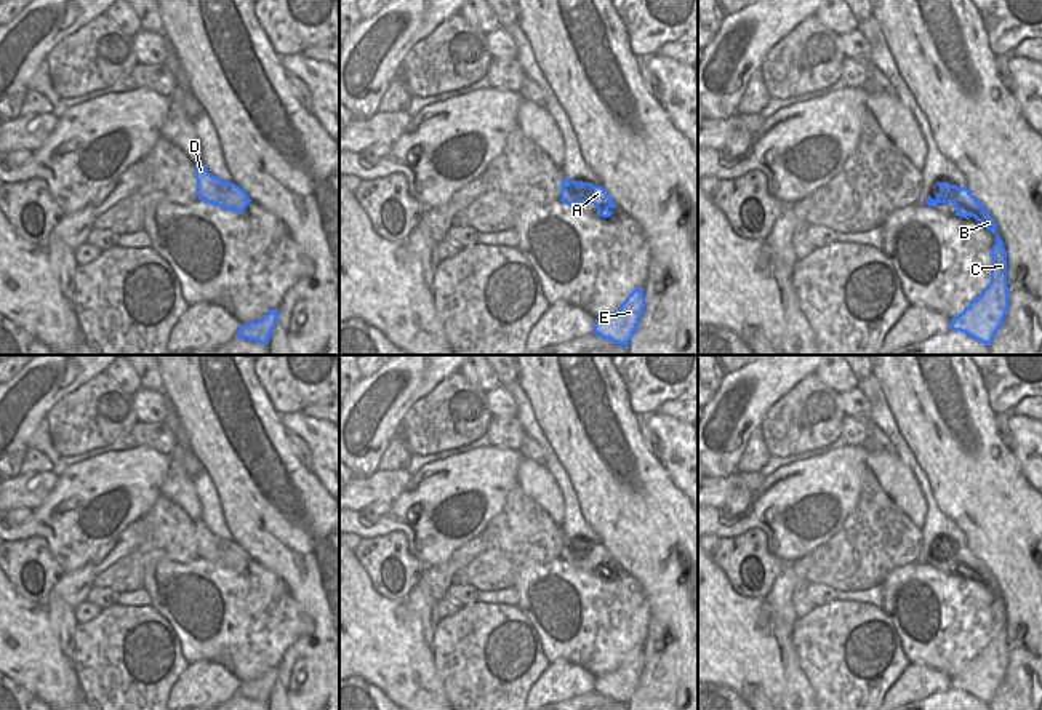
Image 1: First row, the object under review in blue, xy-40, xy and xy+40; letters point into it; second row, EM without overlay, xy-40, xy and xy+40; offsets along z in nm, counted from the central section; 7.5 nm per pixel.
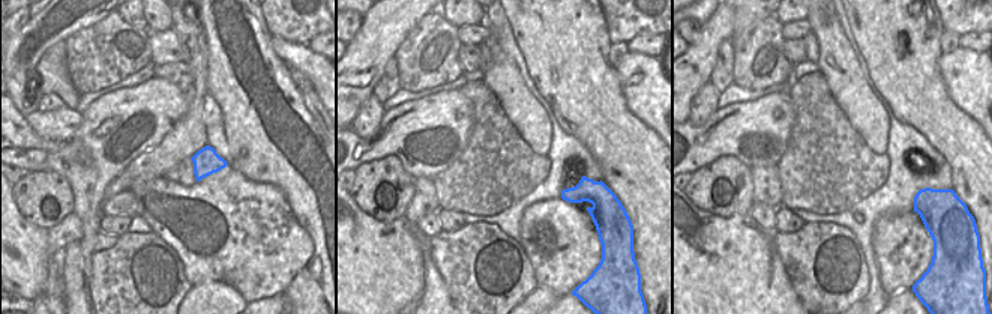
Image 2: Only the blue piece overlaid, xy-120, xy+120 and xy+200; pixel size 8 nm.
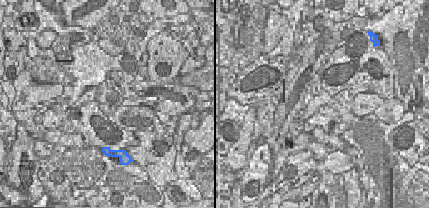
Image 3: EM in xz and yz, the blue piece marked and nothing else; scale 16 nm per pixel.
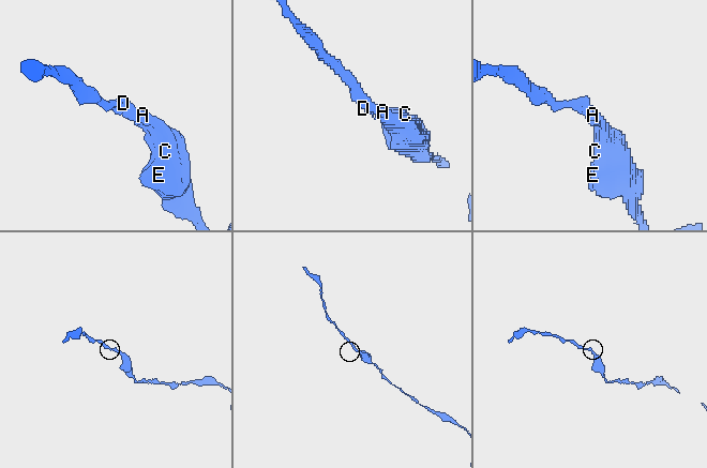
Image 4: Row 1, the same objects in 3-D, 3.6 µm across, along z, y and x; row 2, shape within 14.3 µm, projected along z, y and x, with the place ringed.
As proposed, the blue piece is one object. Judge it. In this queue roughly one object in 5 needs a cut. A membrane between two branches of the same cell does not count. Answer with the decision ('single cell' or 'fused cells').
single cell

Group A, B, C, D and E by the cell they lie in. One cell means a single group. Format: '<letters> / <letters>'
A B C D E

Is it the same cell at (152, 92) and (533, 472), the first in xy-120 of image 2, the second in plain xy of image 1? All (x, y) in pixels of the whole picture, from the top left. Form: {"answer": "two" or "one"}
{"answer": "two"}

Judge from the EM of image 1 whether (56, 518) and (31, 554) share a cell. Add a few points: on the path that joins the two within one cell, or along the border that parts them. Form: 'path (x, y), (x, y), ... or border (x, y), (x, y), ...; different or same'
border (16, 539), (40, 536), (63, 570); different

